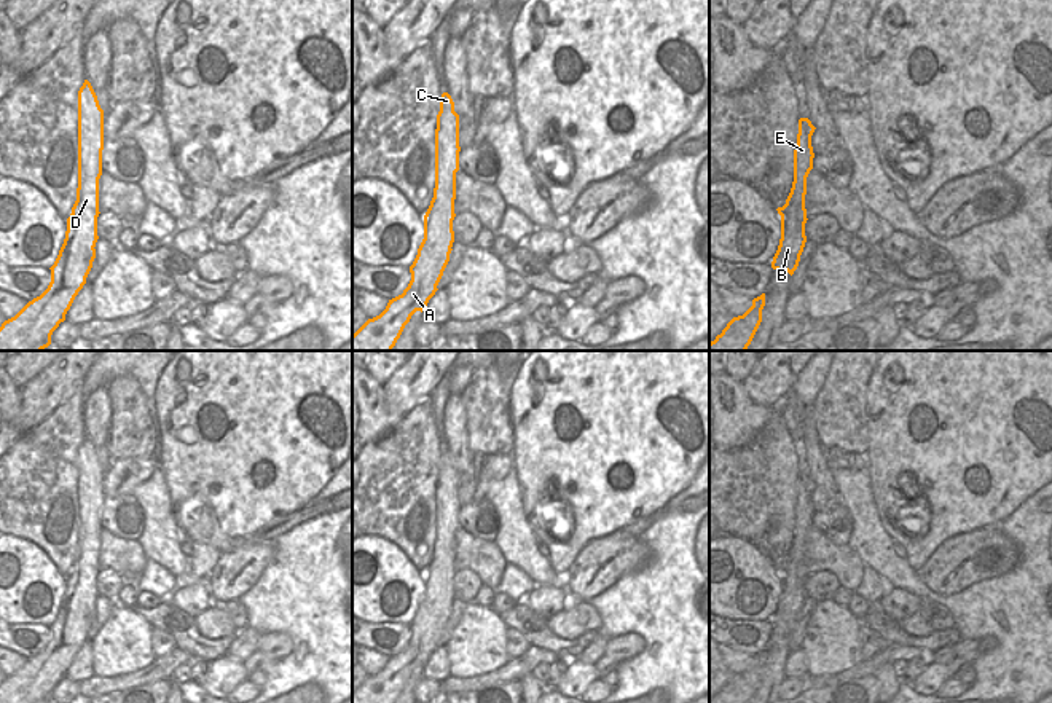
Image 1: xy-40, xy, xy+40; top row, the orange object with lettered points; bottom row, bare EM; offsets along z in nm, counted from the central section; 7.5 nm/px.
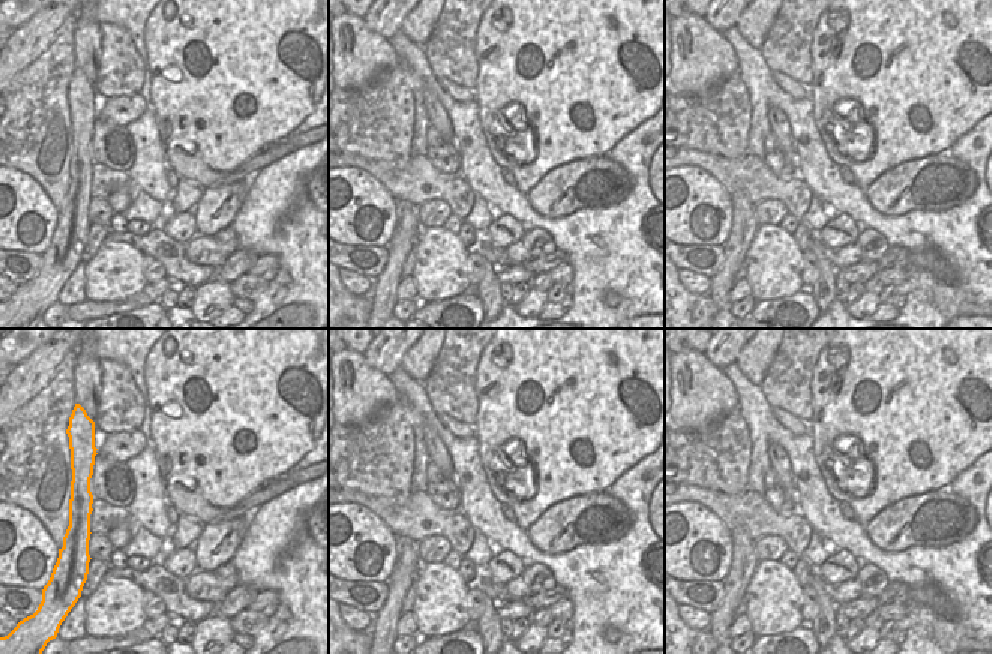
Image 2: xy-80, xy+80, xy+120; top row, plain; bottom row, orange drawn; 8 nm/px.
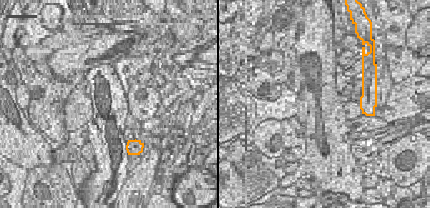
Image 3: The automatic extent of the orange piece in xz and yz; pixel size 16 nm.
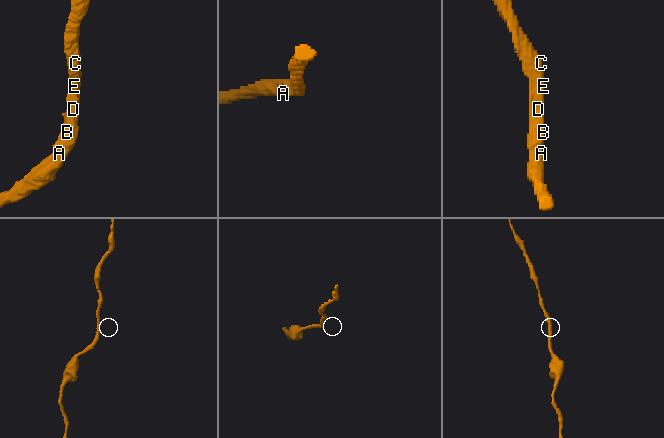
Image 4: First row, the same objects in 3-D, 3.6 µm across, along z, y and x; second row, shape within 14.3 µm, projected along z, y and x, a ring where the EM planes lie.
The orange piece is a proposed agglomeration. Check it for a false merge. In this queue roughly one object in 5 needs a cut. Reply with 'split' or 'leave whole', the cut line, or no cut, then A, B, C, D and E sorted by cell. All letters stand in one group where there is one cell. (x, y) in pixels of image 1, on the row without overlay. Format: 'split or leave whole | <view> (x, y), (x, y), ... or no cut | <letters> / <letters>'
leave whole | no cut | A B C D E

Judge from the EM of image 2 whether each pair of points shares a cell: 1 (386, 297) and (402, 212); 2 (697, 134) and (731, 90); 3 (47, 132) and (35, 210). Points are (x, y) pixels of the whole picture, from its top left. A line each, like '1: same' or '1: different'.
1: same
2: same
3: different

